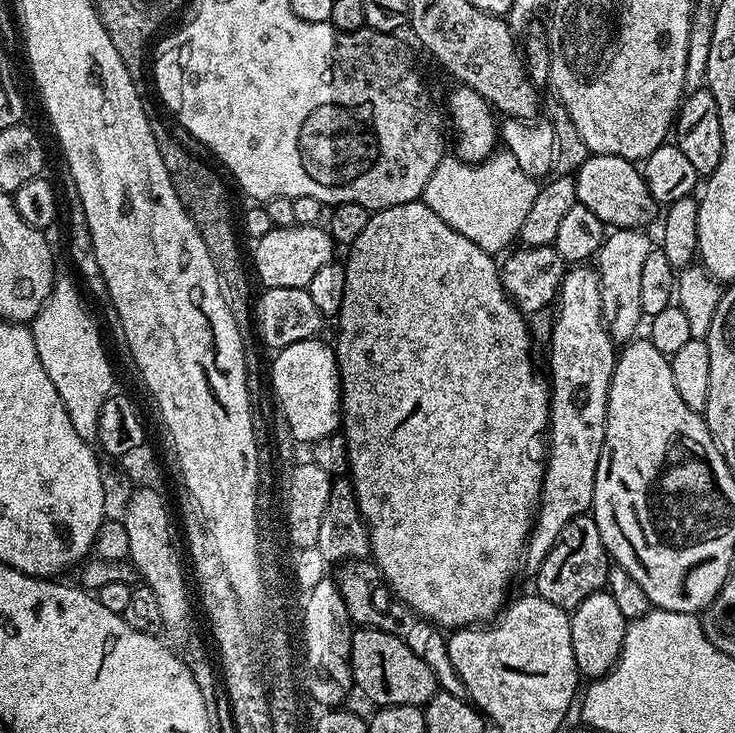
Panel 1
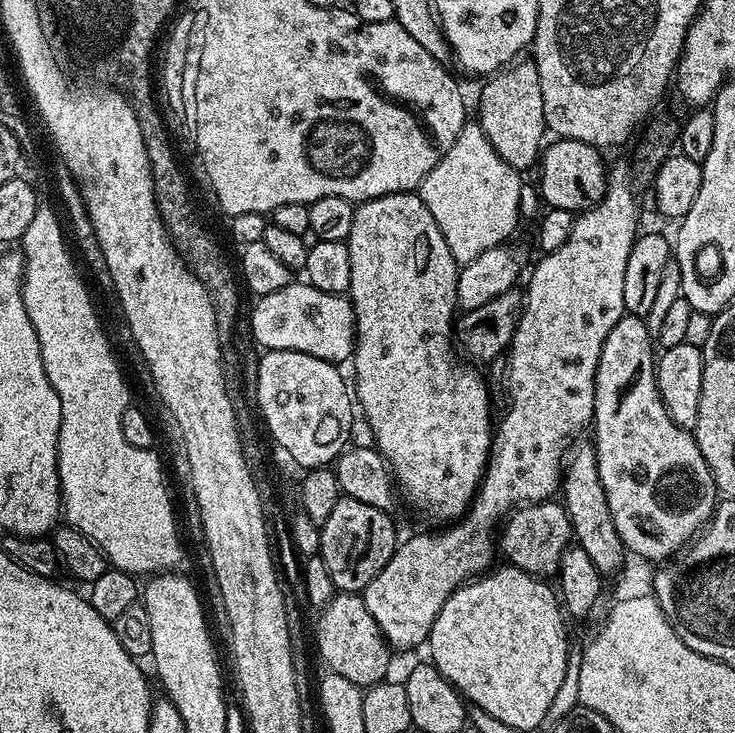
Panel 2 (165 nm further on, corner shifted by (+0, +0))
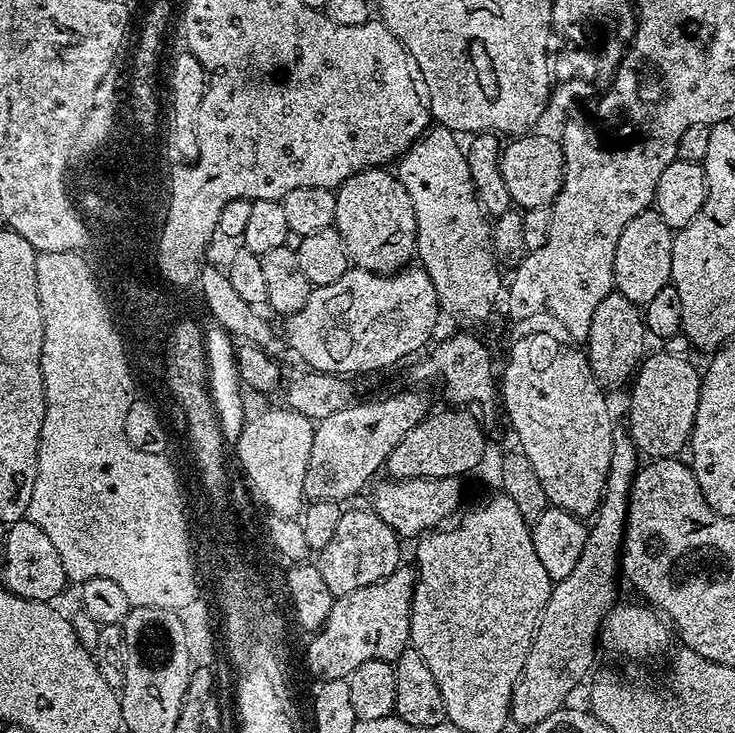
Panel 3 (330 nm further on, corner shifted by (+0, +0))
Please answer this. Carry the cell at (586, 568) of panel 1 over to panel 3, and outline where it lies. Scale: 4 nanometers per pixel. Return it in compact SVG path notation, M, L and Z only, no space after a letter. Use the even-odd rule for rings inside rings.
M419 476L409 480L387 479L382 481L380 485L377 483L371 489L371 492L373 491L373 505L371 504L371 507L375 514L391 526L401 539L413 538L414 540L427 535L429 532L447 525L457 515L456 510L462 502L463 484L459 477L447 476L446 478L434 479Z

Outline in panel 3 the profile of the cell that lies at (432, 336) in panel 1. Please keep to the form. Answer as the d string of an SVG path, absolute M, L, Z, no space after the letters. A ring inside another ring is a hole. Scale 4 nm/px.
M387 167L367 168L354 174L346 182L335 189L338 202L338 214L334 225L346 242L351 263L367 272L391 274L401 271L413 263L416 250L416 214L414 202L410 202L410 194L406 186L402 186L399 175L388 173Z

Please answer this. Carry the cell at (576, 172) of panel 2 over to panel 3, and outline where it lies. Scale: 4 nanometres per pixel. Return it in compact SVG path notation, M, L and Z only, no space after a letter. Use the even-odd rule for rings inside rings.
M524 134L507 141L500 154L500 169L517 209L547 208L564 185L564 146L552 136Z

